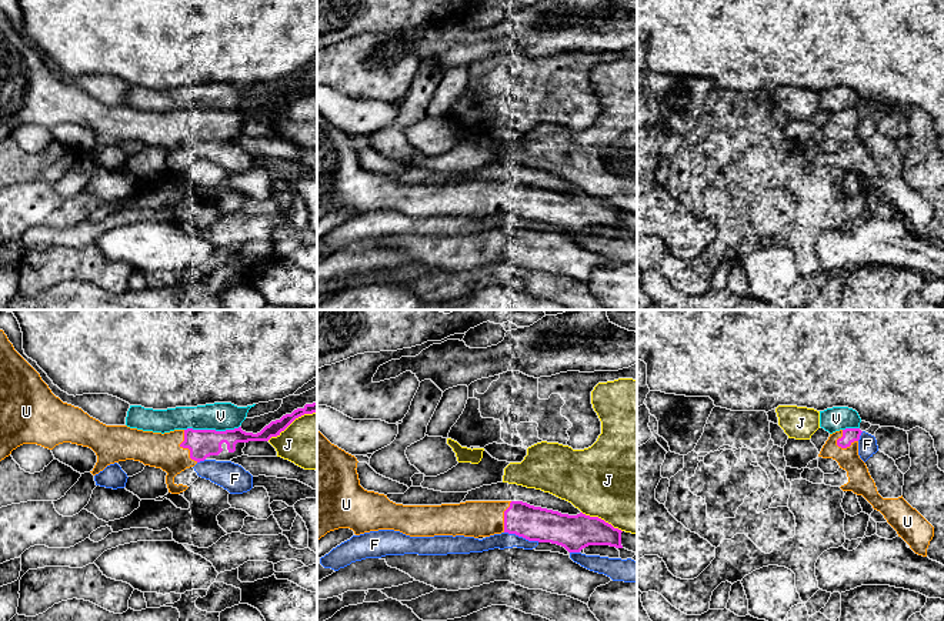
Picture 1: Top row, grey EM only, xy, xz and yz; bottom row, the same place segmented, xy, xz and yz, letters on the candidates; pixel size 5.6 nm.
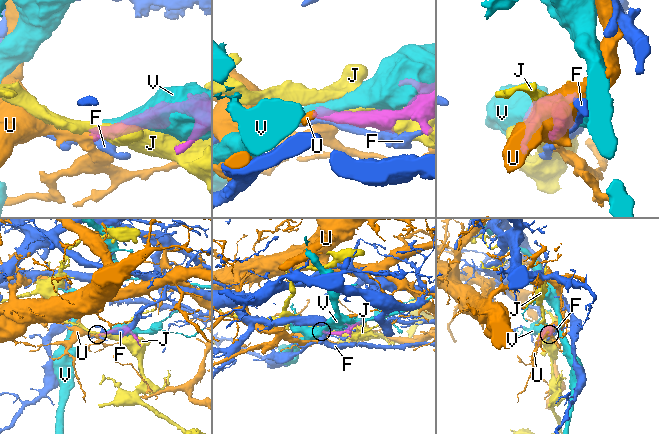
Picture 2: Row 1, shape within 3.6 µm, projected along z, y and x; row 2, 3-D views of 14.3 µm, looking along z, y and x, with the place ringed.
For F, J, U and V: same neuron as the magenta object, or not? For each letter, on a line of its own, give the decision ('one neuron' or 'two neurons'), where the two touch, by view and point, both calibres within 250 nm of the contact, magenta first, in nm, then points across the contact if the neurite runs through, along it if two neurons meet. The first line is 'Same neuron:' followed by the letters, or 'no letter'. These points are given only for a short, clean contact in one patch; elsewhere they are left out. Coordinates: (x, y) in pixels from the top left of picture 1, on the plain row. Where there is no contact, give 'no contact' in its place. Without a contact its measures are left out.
Same neuron: U
F: two neurons; contact xz (521, 216); calibres 190 and 90 nm
J: two neurons; contact xy (292, 102); calibres 80 and 320 nm
U: one neuron; contact xy (184, 127); calibres 160 and 190 nm
V: two neurons; contact xy (212, 110); calibres 160 and 160 nm

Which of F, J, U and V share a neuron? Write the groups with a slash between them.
F / J / U / V

